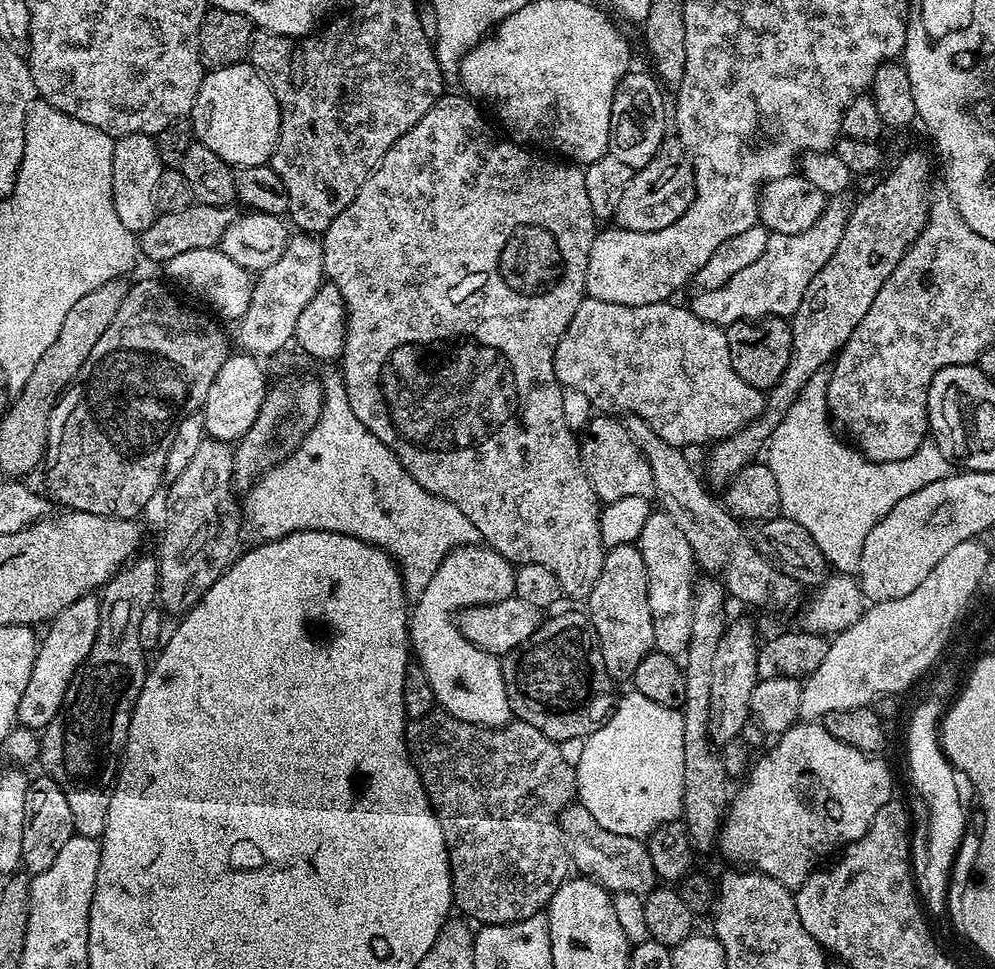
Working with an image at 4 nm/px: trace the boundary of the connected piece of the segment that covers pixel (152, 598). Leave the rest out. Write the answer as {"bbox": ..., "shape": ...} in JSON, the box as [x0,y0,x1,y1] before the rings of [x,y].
{"bbox":[38,555,158,838],"shape":[[[137,555],[104,585],[102,595],[99,597],[100,621],[94,646],[84,659],[84,665],[74,674],[58,714],[54,714],[54,718],[44,727],[39,737],[38,764],[44,767],[41,768],[43,775],[58,782],[58,786],[62,786],[62,794],[66,794],[66,803],[70,805],[72,811],[72,831],[75,835],[86,838],[99,838],[104,834],[112,788],[116,784],[120,761],[128,741],[130,718],[134,714],[138,694],[142,694],[144,679],[147,678],[150,667],[145,650],[139,641],[139,627],[142,616],[158,600],[158,560],[155,555],[144,555]]]}

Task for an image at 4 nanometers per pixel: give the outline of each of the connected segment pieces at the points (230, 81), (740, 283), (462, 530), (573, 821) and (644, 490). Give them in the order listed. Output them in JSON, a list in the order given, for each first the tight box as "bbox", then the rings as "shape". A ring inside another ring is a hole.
[{"bbox":[190,62,280,169],"shape":[[[248,62],[231,64],[225,68],[214,68],[205,75],[202,86],[198,90],[196,104],[190,113],[191,120],[192,128],[196,131],[195,139],[210,150],[214,150],[222,162],[231,165],[233,169],[268,164],[280,133],[278,102],[270,86],[264,81],[264,77]]]},{"bbox":[690,198,849,326],"shape":[[[836,198],[831,201],[833,204],[825,203],[812,228],[805,232],[771,233],[766,250],[762,250],[758,262],[750,262],[746,270],[738,270],[738,274],[734,274],[726,286],[718,286],[718,290],[695,293],[696,297],[690,301],[694,315],[721,326],[755,322],[770,316],[791,318],[798,310],[810,282],[814,282],[818,270],[830,262],[830,254],[834,254],[834,250],[838,250],[838,242],[842,242],[842,230],[849,213],[842,201]]]},{"bbox":[246,371,477,598],"shape":[[[339,371],[328,372],[324,376],[324,380],[322,379],[322,401],[323,400],[324,405],[318,408],[315,423],[308,428],[309,432],[301,438],[300,445],[298,445],[281,464],[274,465],[264,477],[261,475],[259,479],[255,481],[257,484],[253,486],[252,493],[248,496],[248,508],[246,504],[247,523],[248,520],[252,523],[253,530],[260,535],[259,539],[264,542],[269,540],[281,540],[283,536],[289,536],[295,532],[333,532],[334,534],[353,536],[367,544],[375,544],[376,547],[384,549],[384,551],[396,561],[400,574],[404,578],[405,597],[418,598],[426,590],[426,586],[430,586],[430,580],[434,578],[438,566],[442,566],[442,562],[445,558],[458,546],[477,539],[476,528],[470,522],[470,518],[466,518],[466,514],[462,514],[462,510],[458,510],[458,506],[454,506],[450,502],[446,502],[442,498],[438,498],[434,494],[430,494],[426,491],[426,489],[404,469],[396,453],[393,452],[387,444],[378,442],[378,438],[374,438],[374,434],[370,434],[370,430],[366,430],[366,426],[362,426],[362,422],[358,422],[358,418],[354,414],[354,410],[348,401],[344,377]]]},{"bbox":[558,802,658,894],"shape":[[[578,802],[560,810],[558,823],[564,844],[568,848],[571,867],[576,867],[583,879],[590,880],[613,894],[647,894],[657,887],[658,877],[650,862],[648,845],[641,837],[610,834],[610,830],[602,830],[602,826],[594,822],[594,814],[590,814],[590,810],[586,810]]]},{"bbox":[580,414,655,504],"shape":[[[612,414],[593,415],[586,431],[580,440],[580,461],[584,464],[584,472],[590,478],[590,486],[594,486],[596,497],[604,504],[613,504],[622,498],[645,498],[655,493],[654,474],[640,452],[640,448],[632,440],[628,427]]]}]

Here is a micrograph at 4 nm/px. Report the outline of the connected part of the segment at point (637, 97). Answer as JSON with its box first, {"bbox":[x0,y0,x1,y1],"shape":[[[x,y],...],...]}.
{"bbox":[608,71,666,170],"shape":[[[651,71],[625,72],[612,99],[612,133],[608,139],[608,152],[626,162],[633,170],[646,166],[666,138],[664,132],[664,96],[657,77]]]}

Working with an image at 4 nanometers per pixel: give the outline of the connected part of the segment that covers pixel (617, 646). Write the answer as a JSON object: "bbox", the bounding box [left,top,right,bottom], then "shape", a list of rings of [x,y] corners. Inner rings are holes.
{"bbox":[586,544,656,681],"shape":[[[623,544],[617,548],[607,549],[604,553],[602,574],[598,574],[598,582],[586,601],[586,615],[592,621],[598,634],[598,642],[602,650],[602,662],[611,674],[613,681],[631,681],[634,670],[638,670],[638,662],[646,658],[656,647],[654,642],[654,622],[650,618],[650,598],[648,597],[648,579],[646,578],[646,562],[642,562],[642,554],[636,544]]]}

